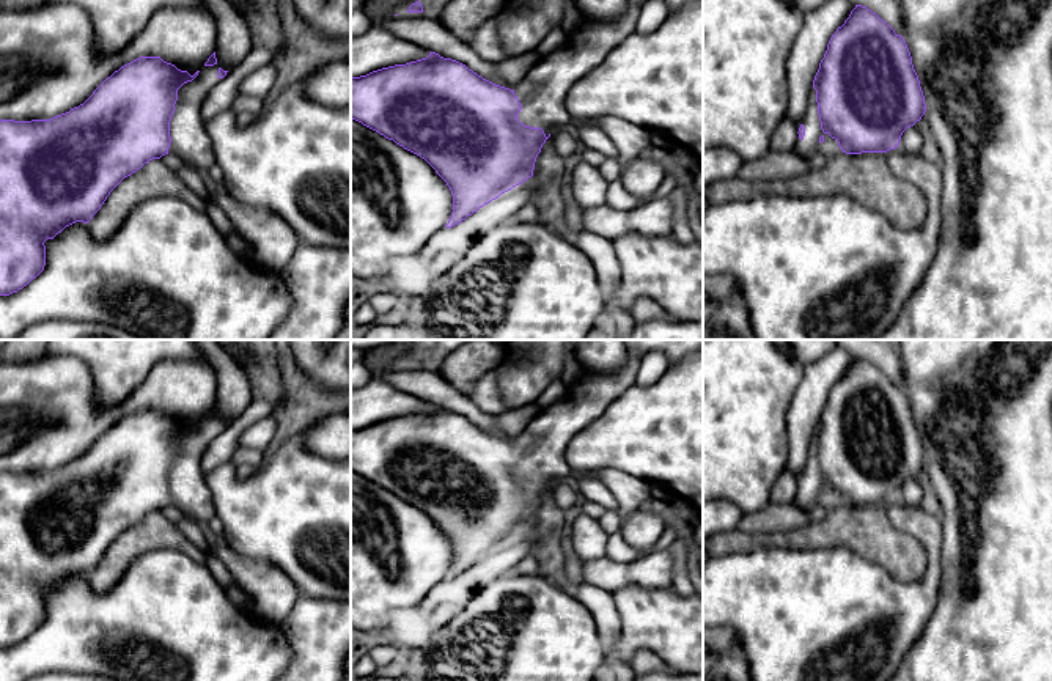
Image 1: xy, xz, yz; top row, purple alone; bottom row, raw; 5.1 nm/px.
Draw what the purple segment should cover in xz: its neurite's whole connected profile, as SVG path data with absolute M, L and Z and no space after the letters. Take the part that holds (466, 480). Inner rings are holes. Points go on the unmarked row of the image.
M627 348L626 363L612 374L602 374L602 373L596 373L583 368L579 377L576 377L572 382L565 385L565 393L552 406L544 409L538 417L535 417L532 423L513 442L495 437L483 431L472 421L469 421L465 417L451 410L443 410L436 404L429 404L426 410L421 410L417 414L382 420L360 429L351 429L351 470L379 484L385 491L393 492L396 497L403 499L404 502L420 508L436 522L436 525L447 535L453 547L453 565L448 576L445 577L447 580L451 580L461 576L462 572L465 572L469 568L476 565L484 557L498 550L502 546L511 543L513 539L522 536L524 533L533 528L536 510L541 505L541 500L549 491L549 486L552 484L552 481L561 477L572 475L572 469L565 459L565 451L569 439L574 434L585 429L587 426L590 426L596 418L599 418L604 414L604 410L610 406L612 401L615 401L631 385L635 384L640 359L642 359L640 354Z

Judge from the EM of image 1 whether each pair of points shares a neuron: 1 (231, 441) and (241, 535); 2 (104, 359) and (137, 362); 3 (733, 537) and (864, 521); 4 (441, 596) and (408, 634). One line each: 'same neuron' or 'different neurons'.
1: different neurons
2: same neuron
3: same neuron
4: same neuron

